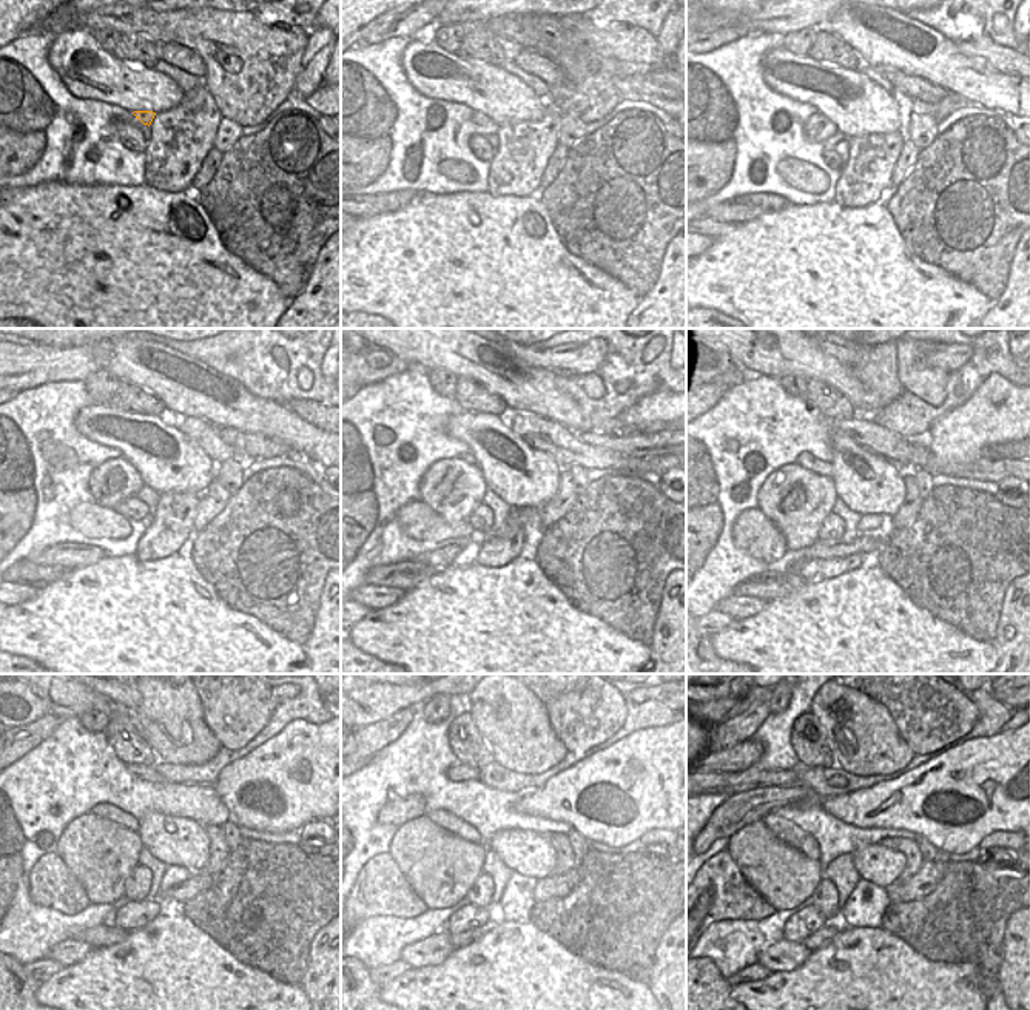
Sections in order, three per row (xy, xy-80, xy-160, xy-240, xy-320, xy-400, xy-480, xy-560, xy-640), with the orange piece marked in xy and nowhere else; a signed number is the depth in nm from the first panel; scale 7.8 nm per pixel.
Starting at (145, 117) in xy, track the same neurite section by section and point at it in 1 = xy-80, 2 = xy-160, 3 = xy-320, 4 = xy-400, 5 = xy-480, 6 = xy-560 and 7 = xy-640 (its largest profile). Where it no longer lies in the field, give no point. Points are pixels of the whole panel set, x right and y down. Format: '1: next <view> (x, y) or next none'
1: next xy-80 (478, 117)
2: next xy-160 (817, 128)
3: next xy-320 (454, 488)
4: next xy-400 (796, 500)
5: next xy-480 (100, 853)
6: next xy-560 (440, 867)
7: next xy-640 (785, 878)

